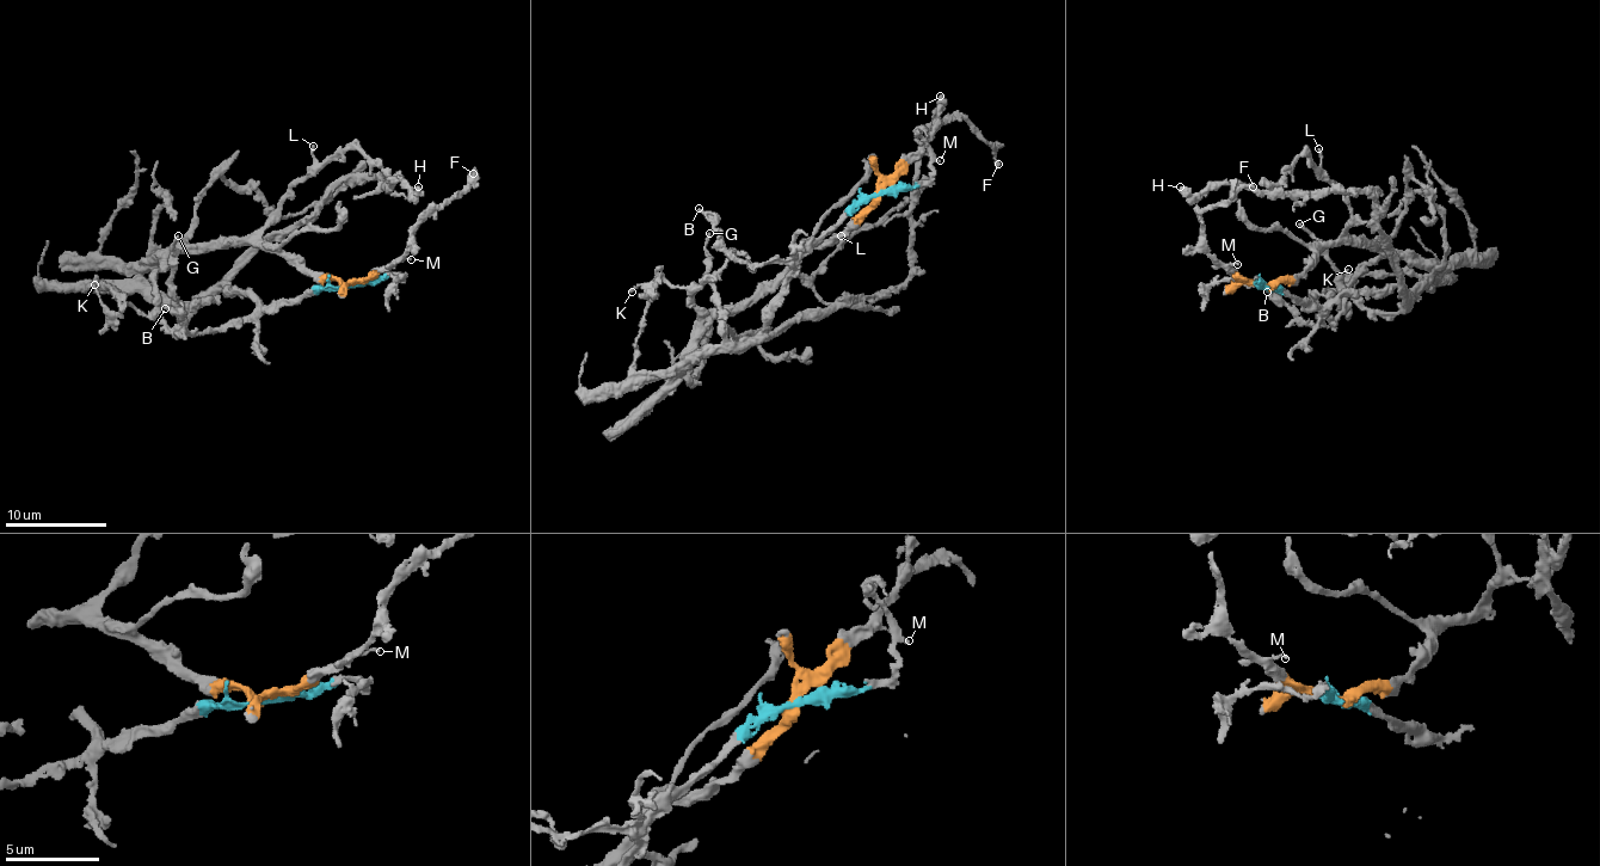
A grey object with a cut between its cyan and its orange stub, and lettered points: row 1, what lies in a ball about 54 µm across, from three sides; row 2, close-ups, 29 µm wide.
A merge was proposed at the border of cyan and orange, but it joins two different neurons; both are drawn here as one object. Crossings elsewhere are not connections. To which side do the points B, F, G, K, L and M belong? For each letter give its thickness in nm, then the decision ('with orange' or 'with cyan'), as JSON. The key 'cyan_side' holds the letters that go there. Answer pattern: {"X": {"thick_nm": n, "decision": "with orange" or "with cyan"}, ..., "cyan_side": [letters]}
{"B": {"thick_nm": 260, "decision": "with cyan"}, "F": {"thick_nm": 240, "decision": "with orange"}, "G": {"thick_nm": 170, "decision": "with cyan"}, "K": {"thick_nm": 150, "decision": "with orange"}, "L": {"thick_nm": 160, "decision": "with orange"}, "M": {"thick_nm": 160, "decision": "with orange"}, "cyan_side": ["B", "G"]}

